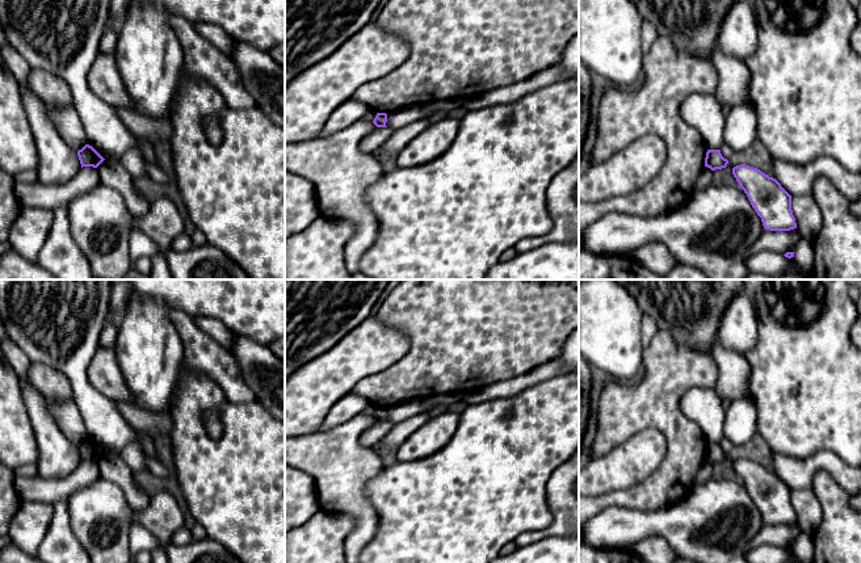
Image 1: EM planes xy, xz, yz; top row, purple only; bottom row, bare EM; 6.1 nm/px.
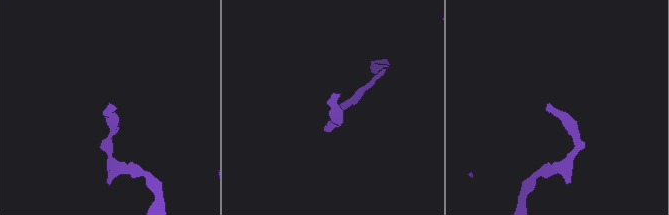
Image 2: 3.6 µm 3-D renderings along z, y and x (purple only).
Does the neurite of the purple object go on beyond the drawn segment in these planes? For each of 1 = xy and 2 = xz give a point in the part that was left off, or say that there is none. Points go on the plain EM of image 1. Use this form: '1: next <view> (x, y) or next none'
1: next none
2: next none

